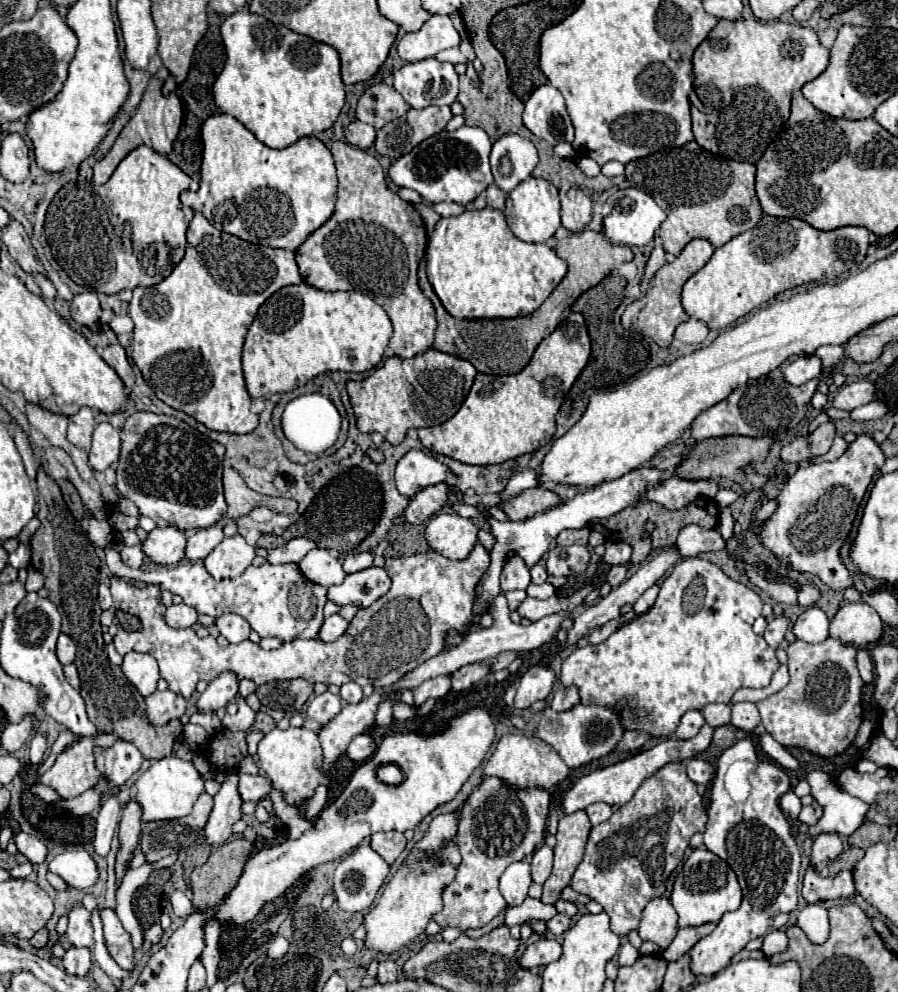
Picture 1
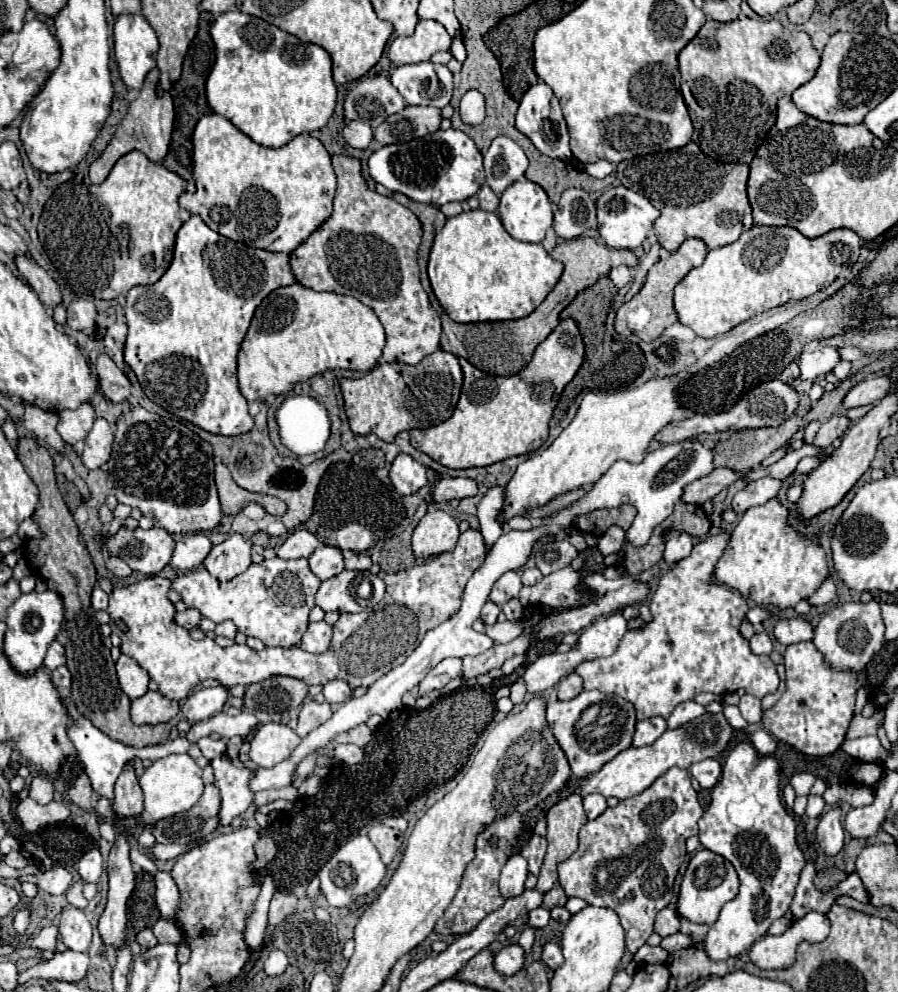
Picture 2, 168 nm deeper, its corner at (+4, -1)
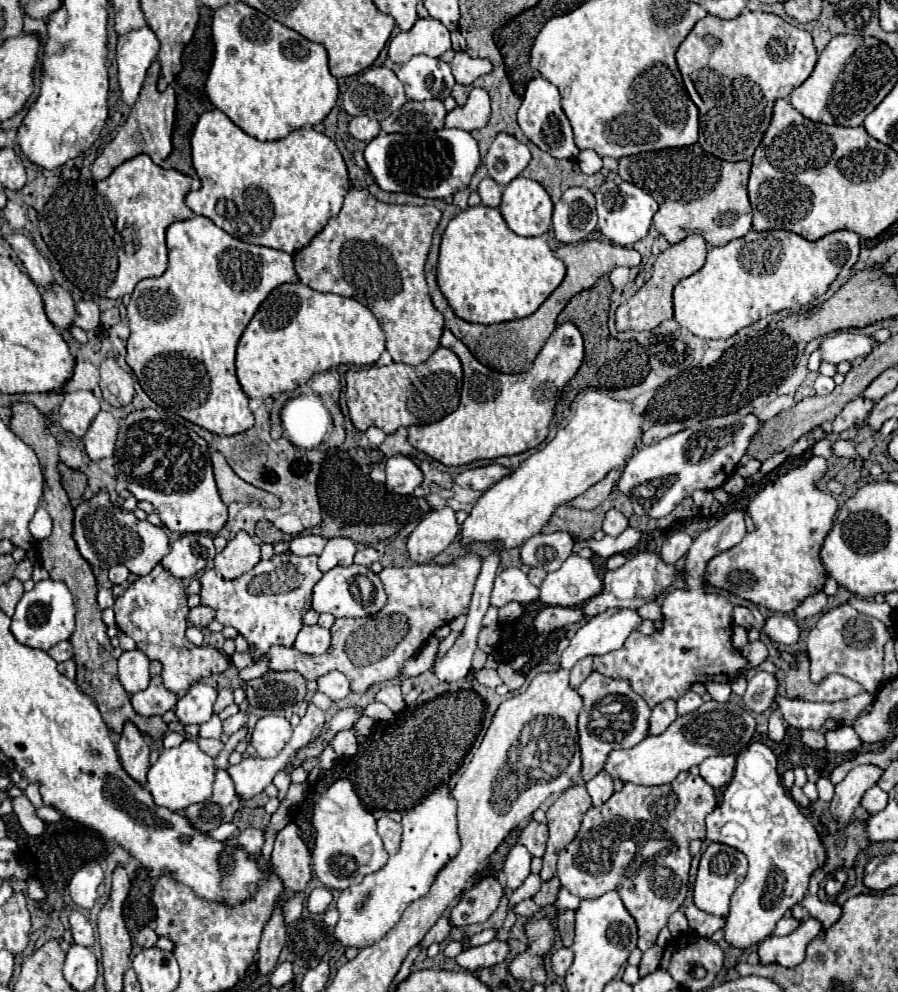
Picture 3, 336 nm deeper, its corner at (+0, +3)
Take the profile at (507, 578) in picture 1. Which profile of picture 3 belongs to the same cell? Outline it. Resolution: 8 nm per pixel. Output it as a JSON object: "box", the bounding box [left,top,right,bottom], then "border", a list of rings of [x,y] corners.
{"box":[491,567,539,609],"border":[[[509,567],[495,577],[491,605],[497,609],[511,601],[519,601],[525,605],[525,603],[535,601],[537,597],[539,597],[539,589],[529,583],[527,575],[517,567]]]}

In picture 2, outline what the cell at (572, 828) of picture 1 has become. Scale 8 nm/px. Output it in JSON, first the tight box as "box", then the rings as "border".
{"box":[537,793,587,893],"border":[[[577,793],[561,799],[547,813],[547,855],[537,881],[537,891],[547,893],[557,883],[557,865],[577,851],[579,829],[587,823],[587,815]]]}

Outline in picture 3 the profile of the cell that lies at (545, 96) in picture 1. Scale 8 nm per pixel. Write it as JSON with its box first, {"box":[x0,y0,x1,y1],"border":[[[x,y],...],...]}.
{"box":[517,77,579,159],"border":[[[535,77],[527,83],[525,95],[523,95],[523,103],[517,111],[517,123],[521,127],[521,131],[529,137],[529,141],[533,141],[539,149],[551,153],[555,159],[575,159],[579,149],[573,141],[573,131],[569,125],[569,119],[565,117],[561,103],[559,103],[559,91],[555,85],[551,85],[547,79],[543,77]]]}

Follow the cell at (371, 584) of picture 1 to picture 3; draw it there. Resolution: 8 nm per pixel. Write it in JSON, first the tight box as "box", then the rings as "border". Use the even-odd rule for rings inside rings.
{"box":[311,565,387,617],"border":[[[349,565],[349,567],[333,567],[315,583],[311,609],[315,609],[317,613],[331,613],[333,617],[371,617],[377,611],[381,611],[385,603],[387,597],[381,579],[369,567]],[[363,583],[367,583],[365,589],[371,589],[369,595],[361,595],[359,589],[363,589]]]}

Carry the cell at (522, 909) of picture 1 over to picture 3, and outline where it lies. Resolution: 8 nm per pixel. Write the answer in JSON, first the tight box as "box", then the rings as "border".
{"box":[509,873,541,909],"border":[[[529,873],[529,877],[523,881],[523,885],[521,885],[519,889],[515,889],[513,895],[509,897],[509,909],[511,909],[513,905],[517,905],[519,901],[533,897],[533,895],[539,891],[539,887],[541,887],[541,879],[539,879],[539,875]]]}

